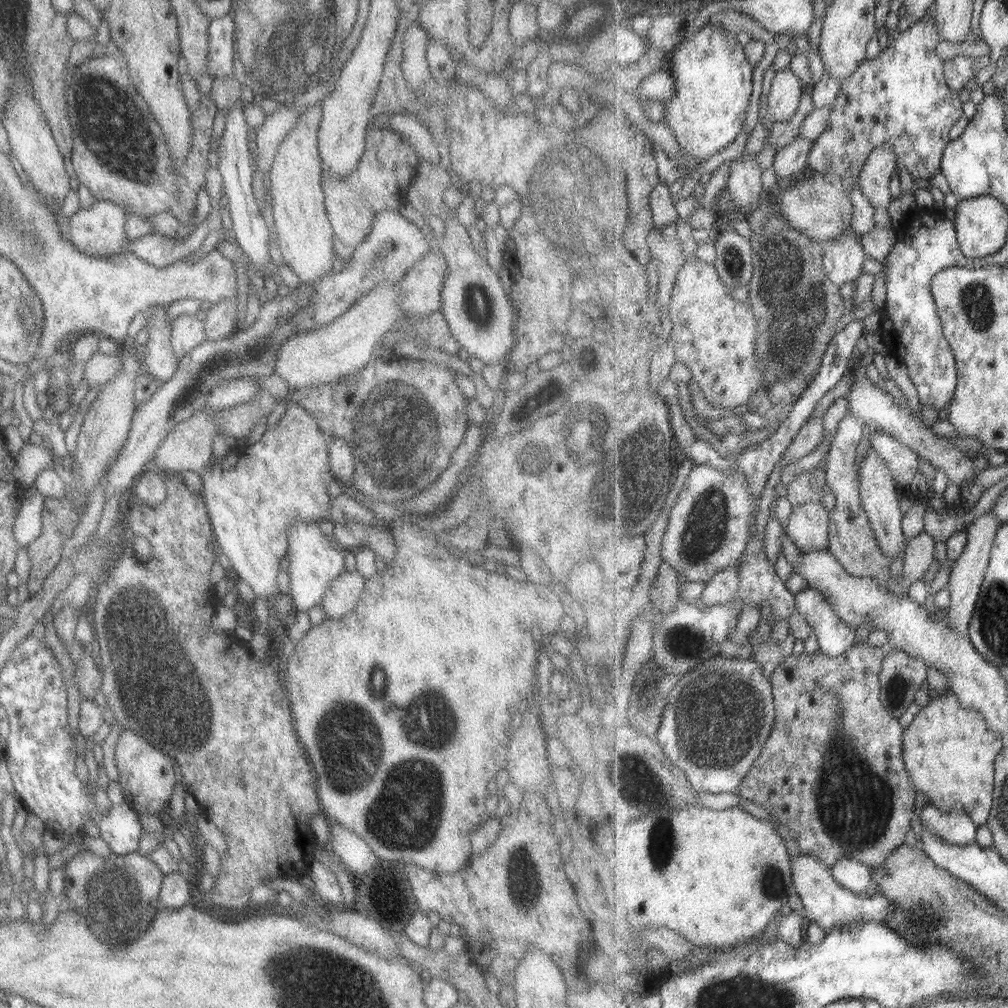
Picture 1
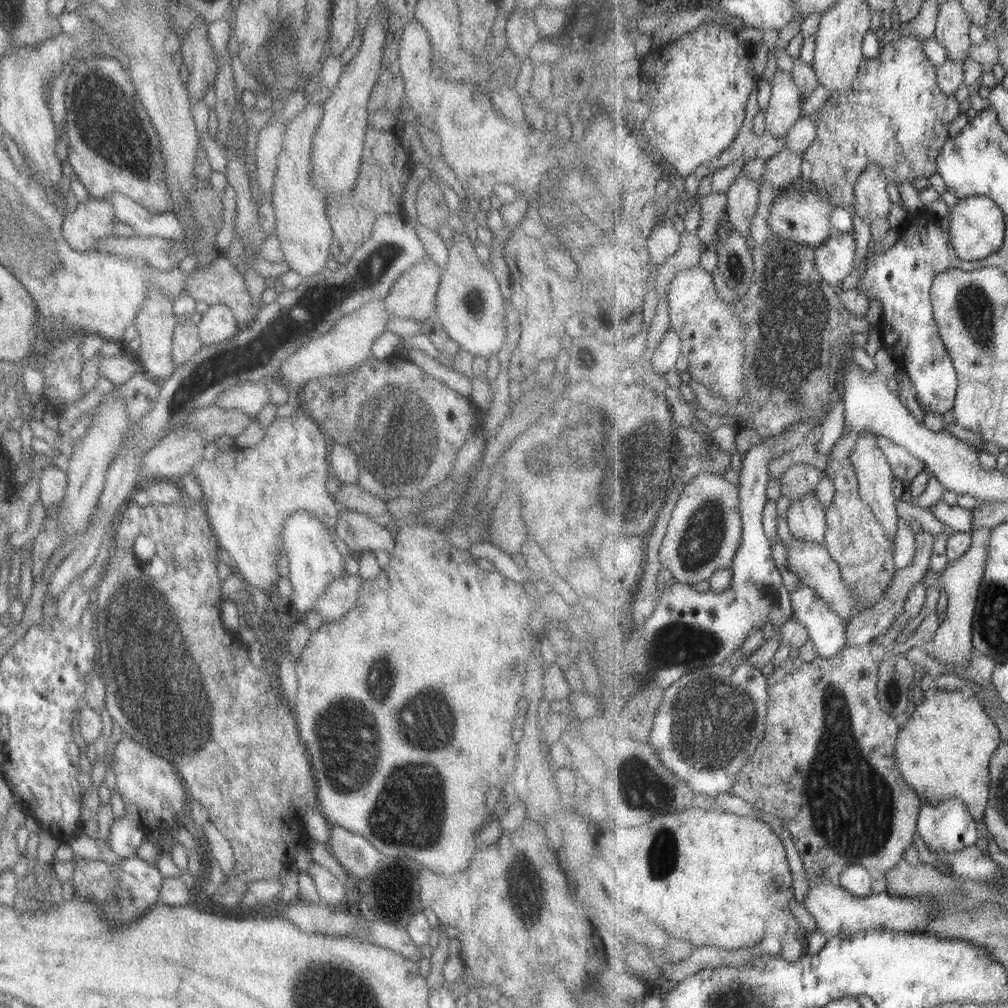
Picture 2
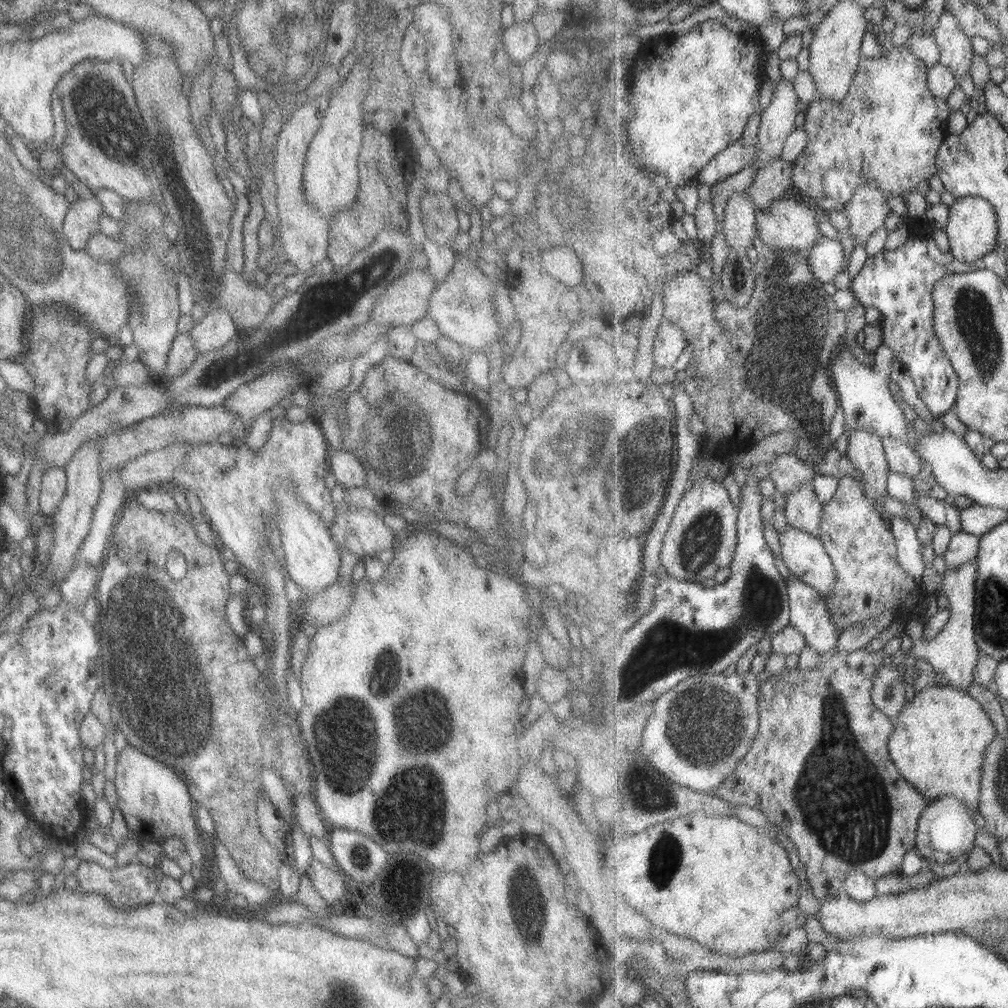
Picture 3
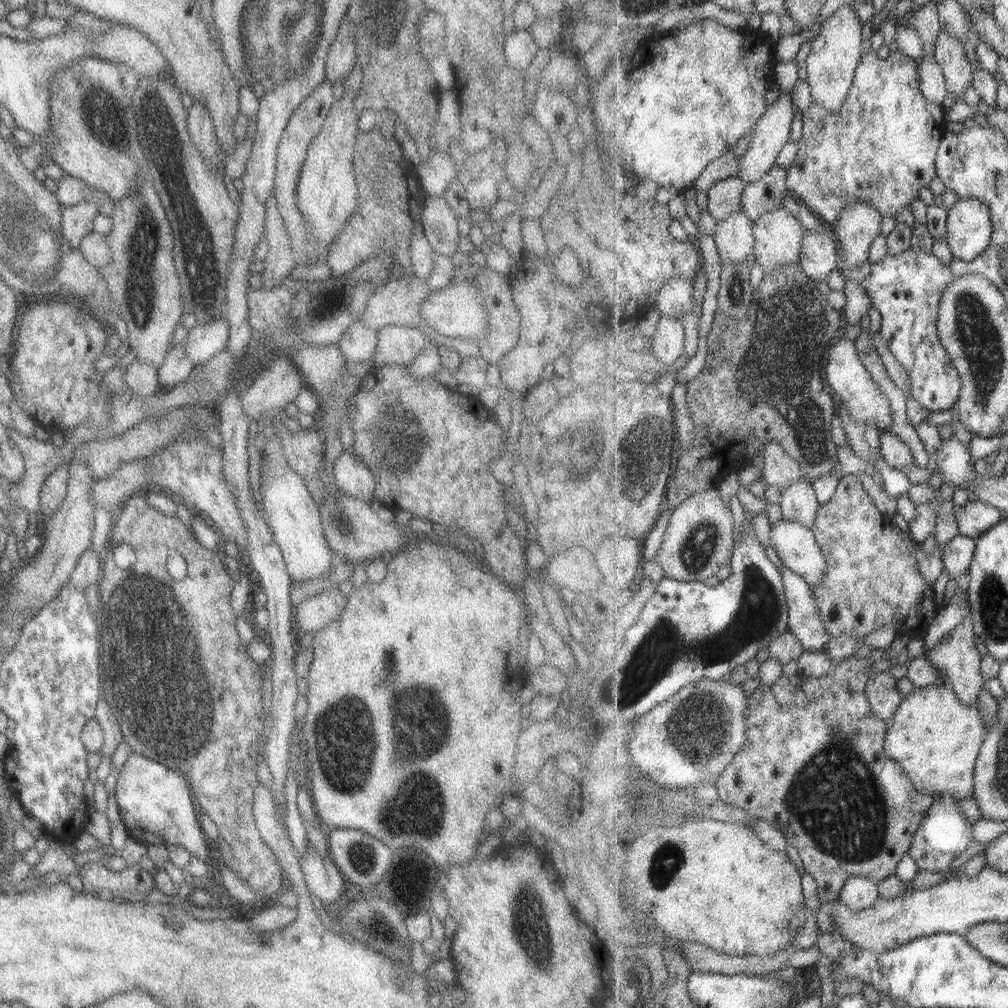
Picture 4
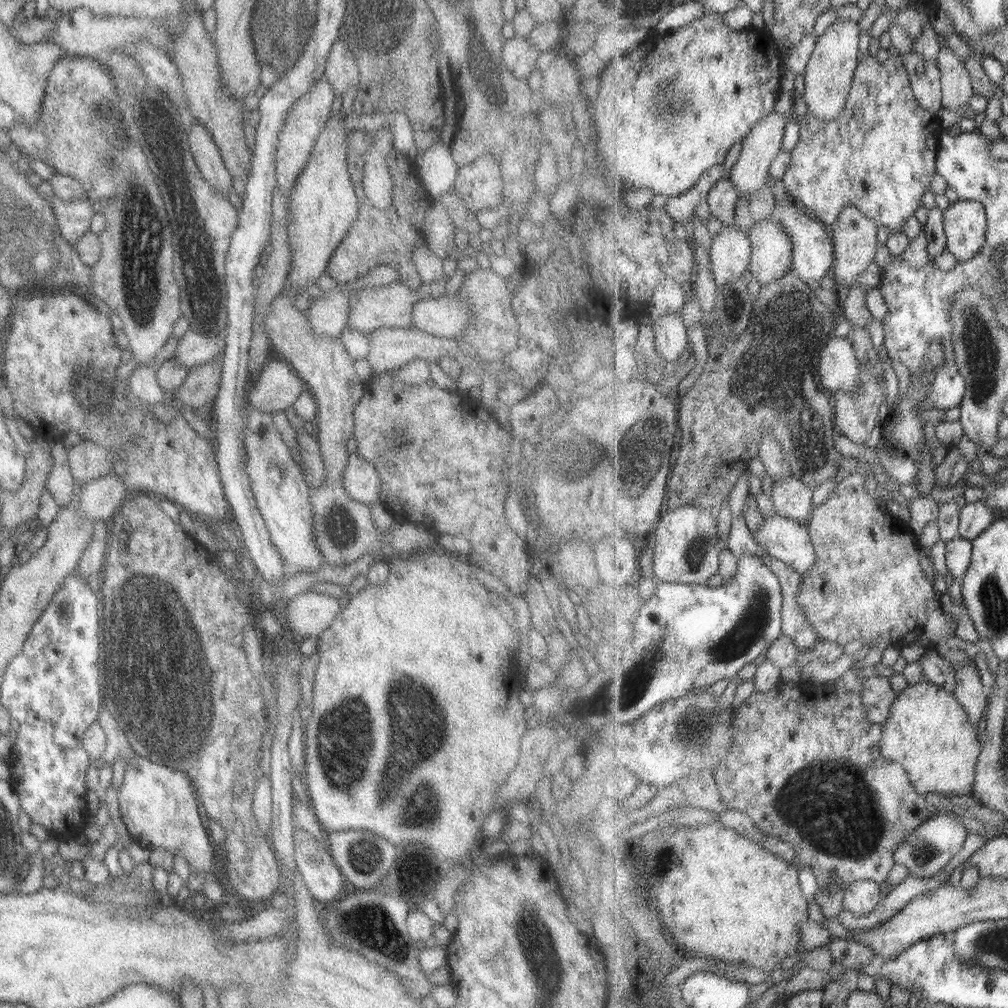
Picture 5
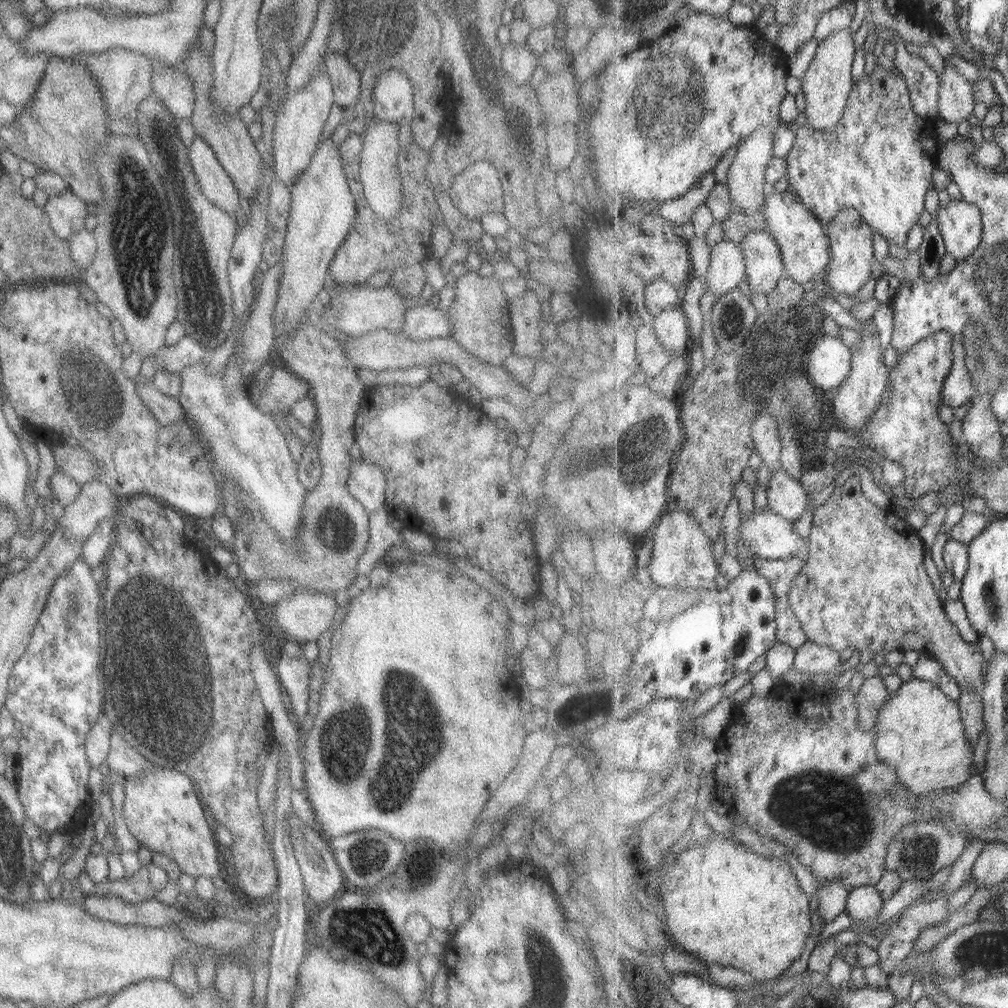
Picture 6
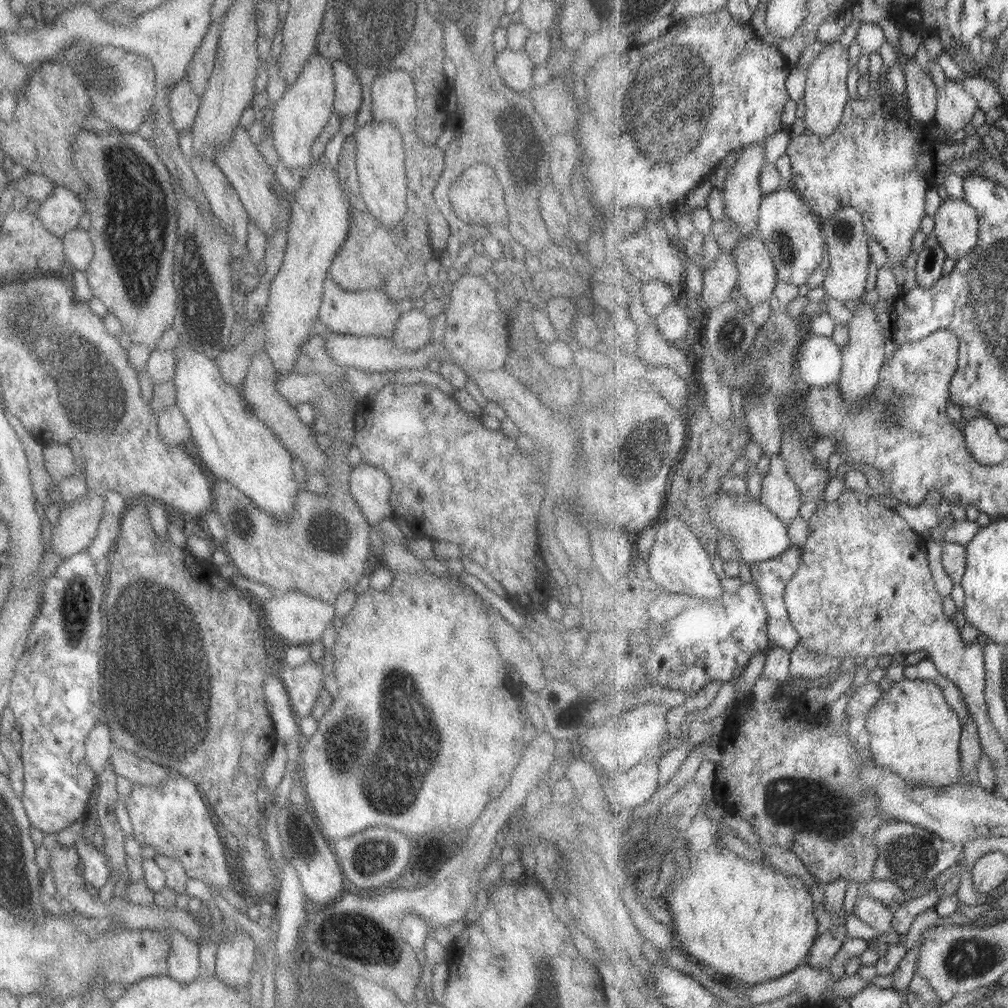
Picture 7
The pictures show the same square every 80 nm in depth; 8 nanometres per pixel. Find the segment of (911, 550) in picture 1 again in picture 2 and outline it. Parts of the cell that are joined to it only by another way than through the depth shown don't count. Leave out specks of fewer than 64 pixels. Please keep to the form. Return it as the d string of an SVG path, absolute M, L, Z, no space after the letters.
M920 529L916 534L917 539L917 552L914 556L913 564L902 568L897 571L896 578L892 580L892 584L888 587L888 592L885 595L884 600L879 600L871 608L867 608L861 612L856 617L852 618L851 622L848 622L848 631L846 632L847 647L854 648L855 646L865 646L873 642L878 635L882 634L897 622L903 615L903 606L905 606L905 600L913 588L915 582L921 582L929 570L929 562L931 562L931 556L933 556L933 547L935 542L935 535L931 532L926 532Z

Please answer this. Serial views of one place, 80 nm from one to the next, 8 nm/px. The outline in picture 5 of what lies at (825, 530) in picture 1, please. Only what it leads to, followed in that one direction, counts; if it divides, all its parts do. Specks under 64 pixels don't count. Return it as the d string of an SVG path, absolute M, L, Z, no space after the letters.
M795 476L774 482L772 499L776 512L801 524L808 524L813 512L814 489Z

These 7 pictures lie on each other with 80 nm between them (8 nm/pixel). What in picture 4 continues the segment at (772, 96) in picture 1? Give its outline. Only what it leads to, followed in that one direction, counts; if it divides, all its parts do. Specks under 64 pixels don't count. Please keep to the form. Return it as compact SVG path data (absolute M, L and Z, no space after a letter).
M783 89L779 93L779 97L771 103L769 110L757 121L756 127L751 132L751 140L742 156L741 170L739 170L739 179L745 181L745 185L761 181L773 166L776 166L779 153L785 148L790 141L791 124L793 124L793 116L795 116L796 106L793 105L793 98L789 89Z

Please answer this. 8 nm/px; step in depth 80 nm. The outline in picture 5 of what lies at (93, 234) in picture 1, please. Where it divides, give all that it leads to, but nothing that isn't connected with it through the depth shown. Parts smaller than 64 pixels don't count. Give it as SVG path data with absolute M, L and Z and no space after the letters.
M52 198L50 202L53 219L57 224L57 235L74 245L77 238L81 238L85 232L89 231L90 220L97 210L97 205L87 199L61 202Z

